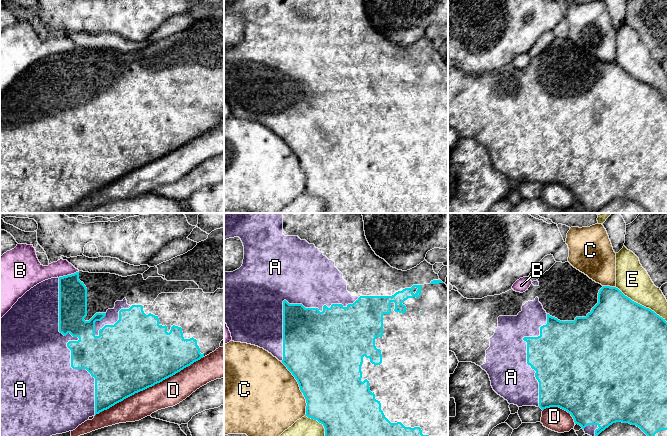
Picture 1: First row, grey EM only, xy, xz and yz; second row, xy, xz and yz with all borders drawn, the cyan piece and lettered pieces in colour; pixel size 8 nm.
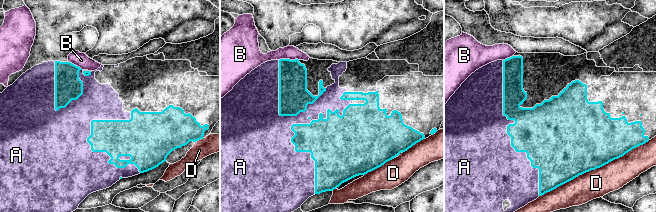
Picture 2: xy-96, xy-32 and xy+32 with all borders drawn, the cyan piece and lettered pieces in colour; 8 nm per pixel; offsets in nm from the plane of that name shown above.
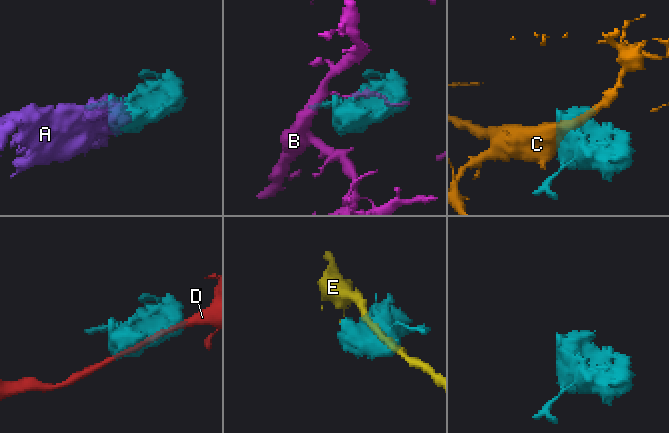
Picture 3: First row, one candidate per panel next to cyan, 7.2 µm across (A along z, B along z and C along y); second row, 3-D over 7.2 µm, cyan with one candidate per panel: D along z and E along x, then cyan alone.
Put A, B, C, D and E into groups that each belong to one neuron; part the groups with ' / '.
A / B / C / D / E

